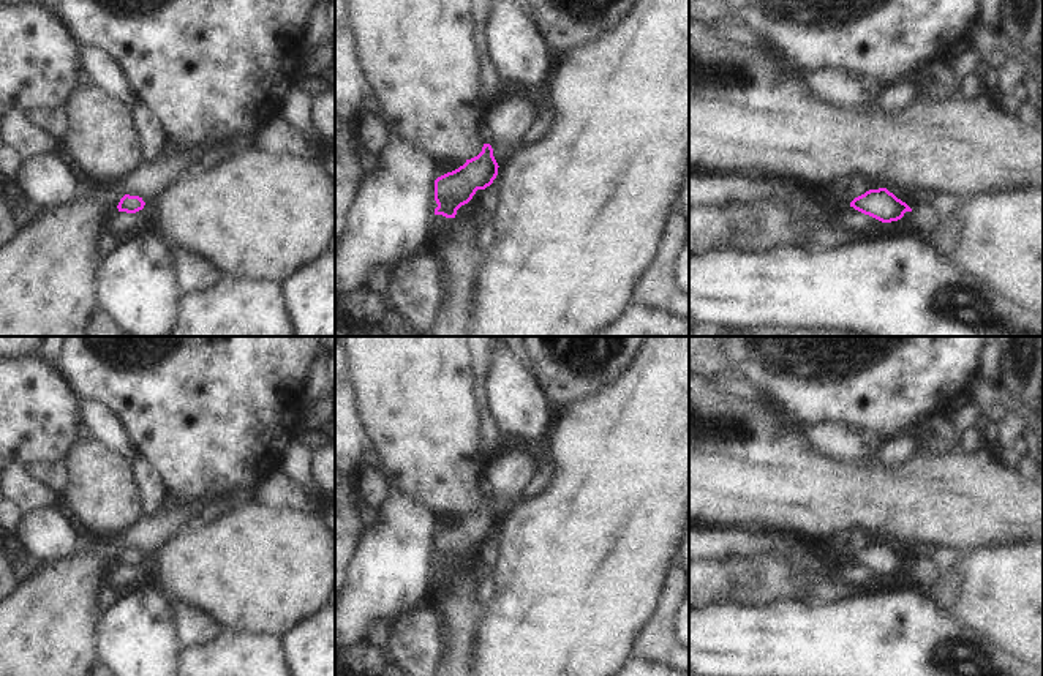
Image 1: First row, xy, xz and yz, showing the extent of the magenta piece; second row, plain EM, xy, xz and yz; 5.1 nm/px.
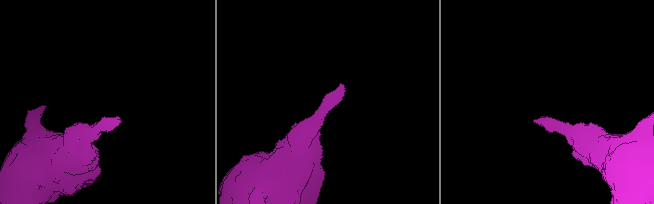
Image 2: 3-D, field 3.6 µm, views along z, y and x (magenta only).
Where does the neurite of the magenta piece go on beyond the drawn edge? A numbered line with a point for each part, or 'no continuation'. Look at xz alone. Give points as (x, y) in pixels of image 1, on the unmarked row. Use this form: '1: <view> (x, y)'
no continuation.

